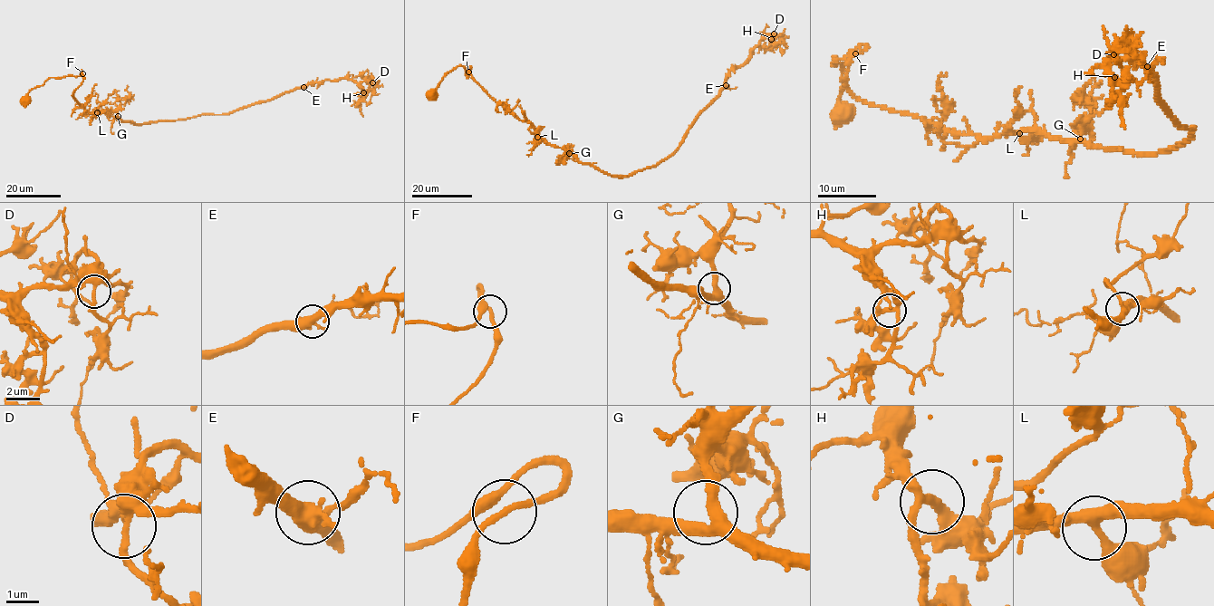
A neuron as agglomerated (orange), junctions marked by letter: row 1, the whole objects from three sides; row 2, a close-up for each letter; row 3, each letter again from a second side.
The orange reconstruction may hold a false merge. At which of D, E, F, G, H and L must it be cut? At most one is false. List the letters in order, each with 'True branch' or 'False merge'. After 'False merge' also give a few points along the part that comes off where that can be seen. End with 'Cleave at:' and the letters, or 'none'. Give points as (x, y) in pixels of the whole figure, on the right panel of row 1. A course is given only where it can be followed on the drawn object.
D: True branch
E: True branch
F: True branch
G: True branch
H: True branch
L: True branch
Cleave at: none

